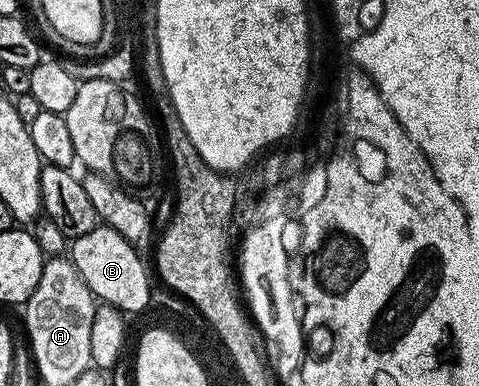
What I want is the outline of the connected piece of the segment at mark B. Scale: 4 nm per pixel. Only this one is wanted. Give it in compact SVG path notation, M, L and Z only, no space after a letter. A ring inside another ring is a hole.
M97 226L89 234L74 237L69 244L69 259L95 295L96 301L112 304L124 314L143 312L151 304L152 281L147 281L147 268L139 257L140 249L130 244L117 230Z

